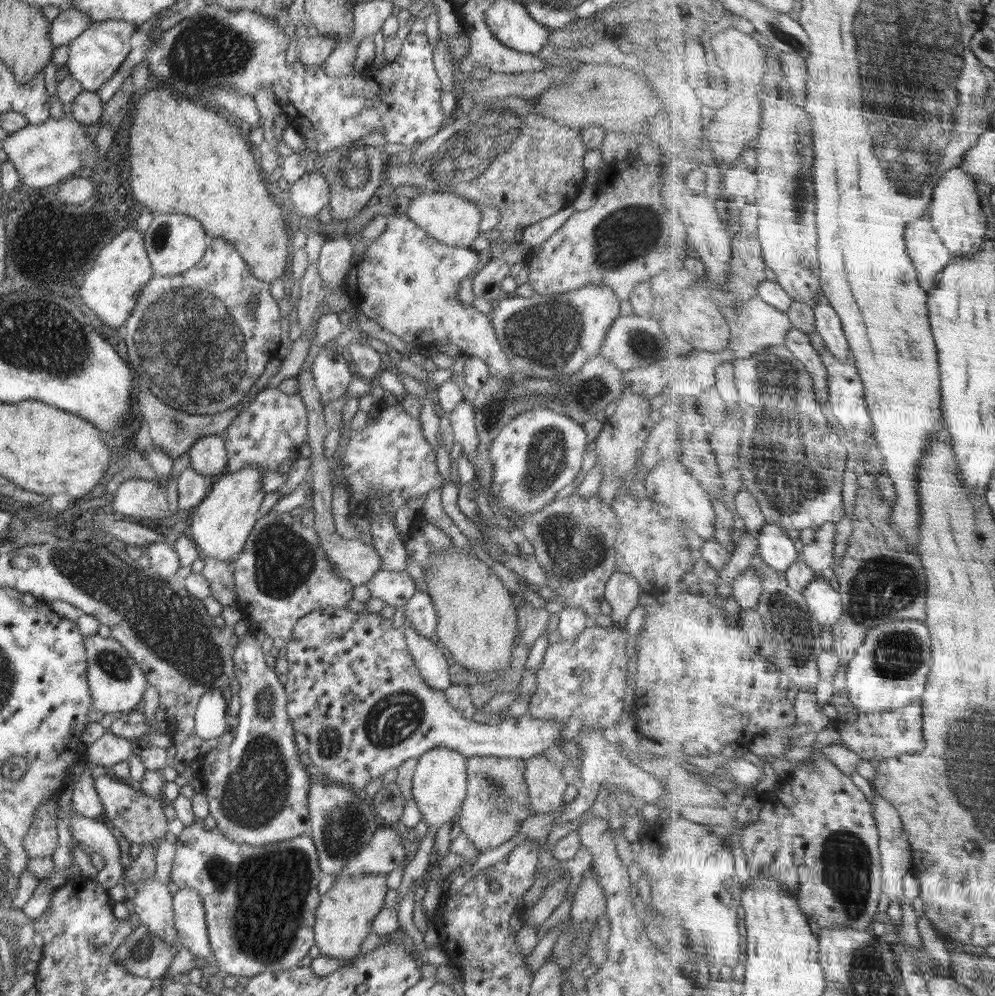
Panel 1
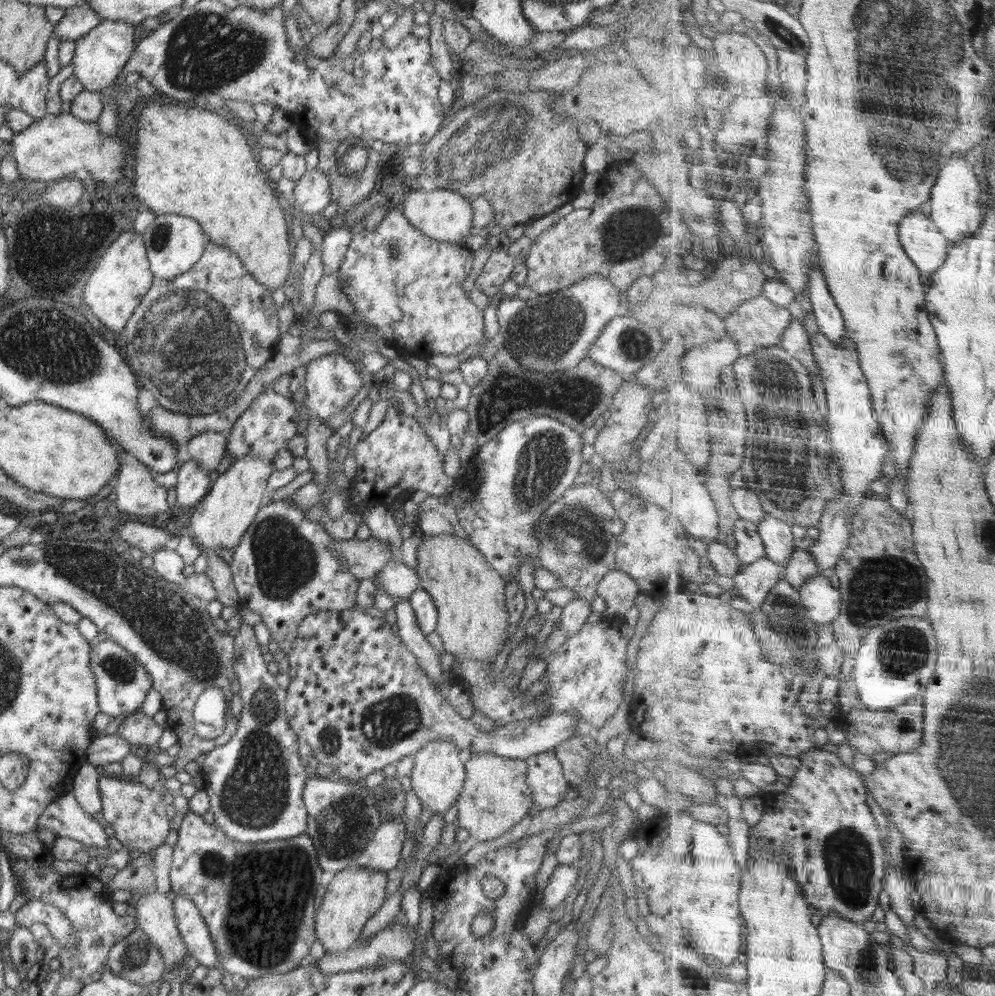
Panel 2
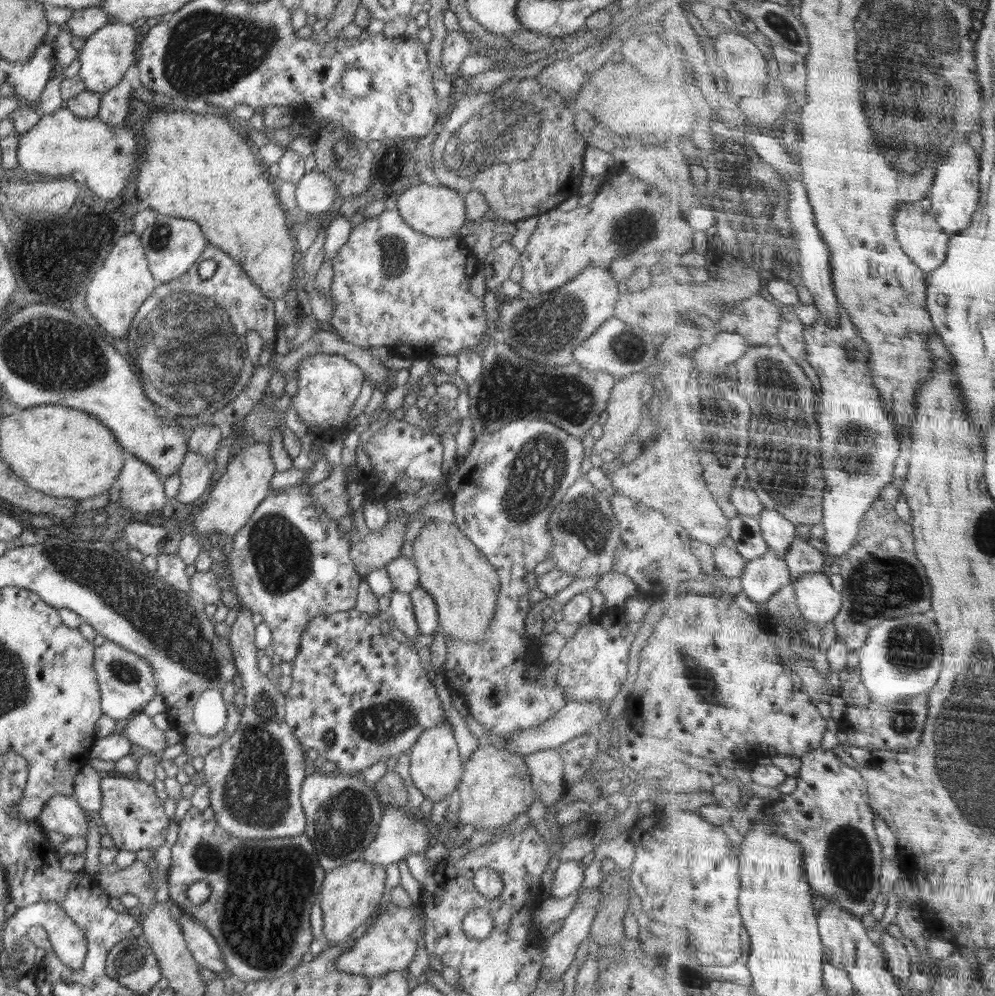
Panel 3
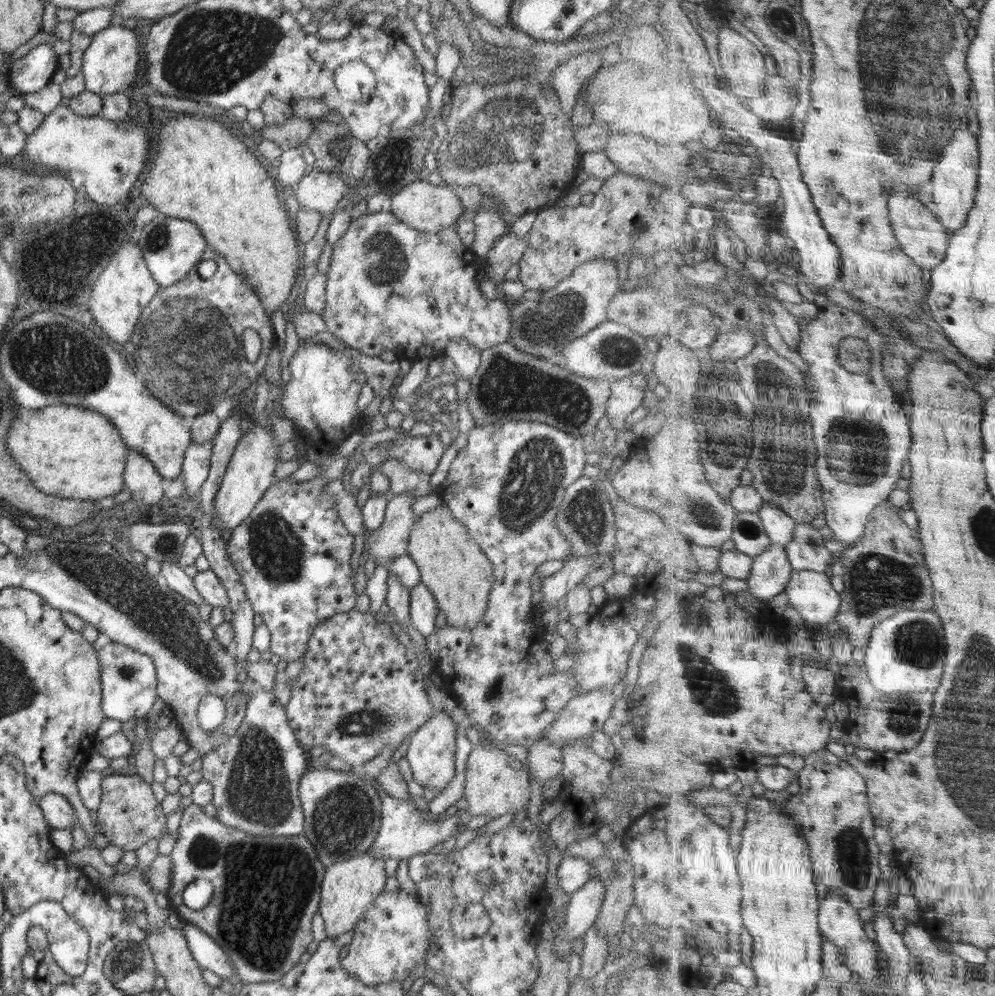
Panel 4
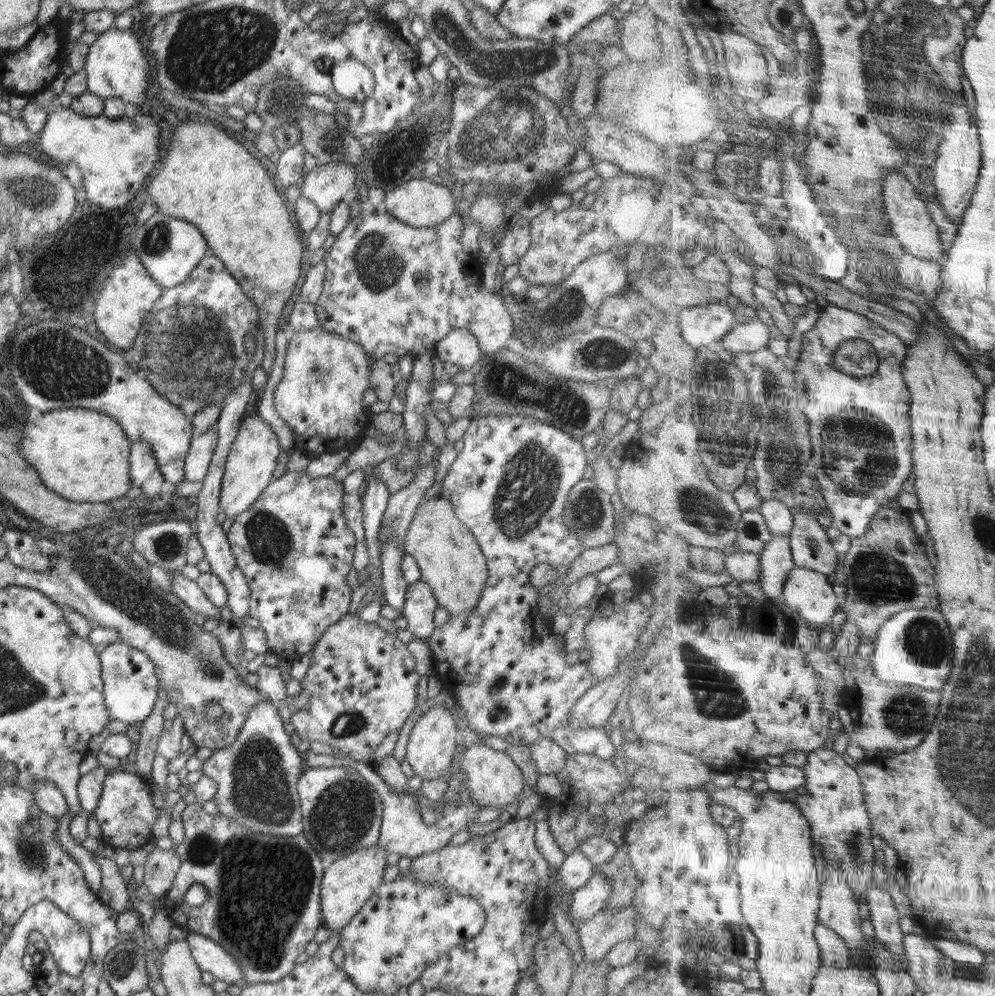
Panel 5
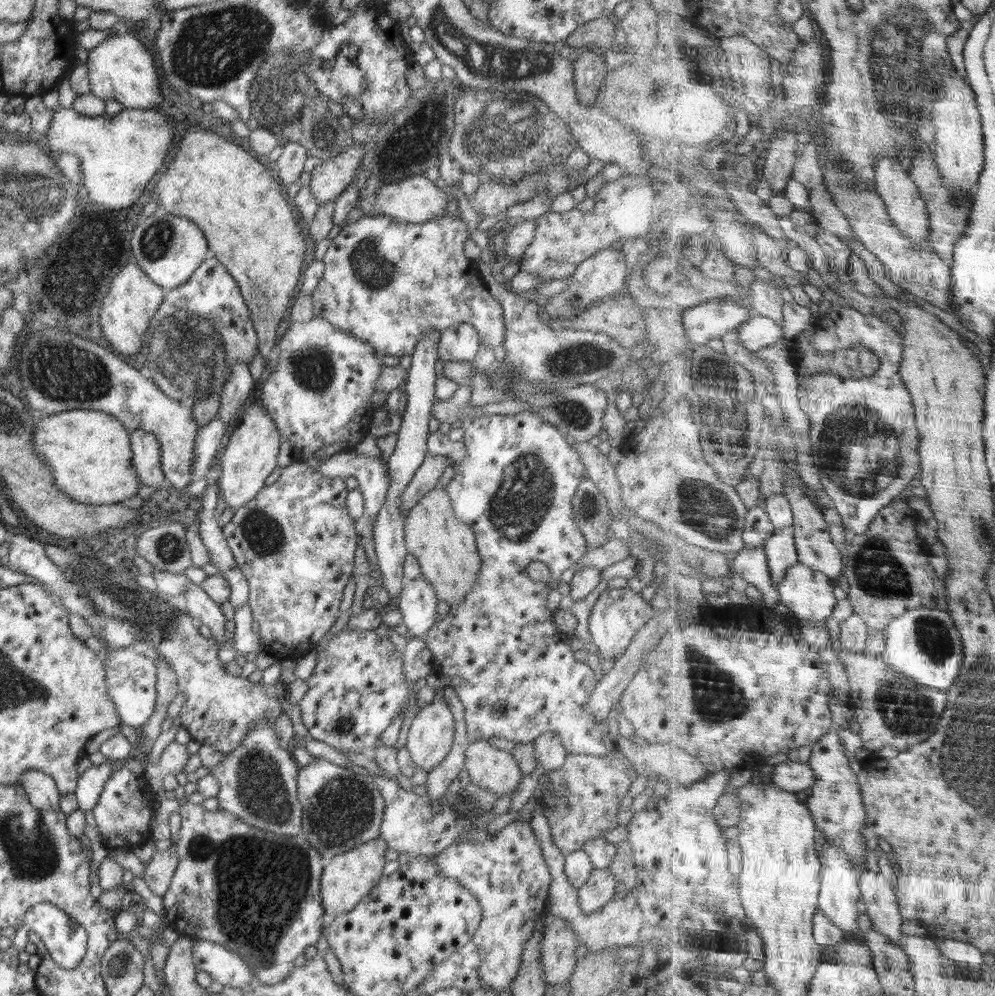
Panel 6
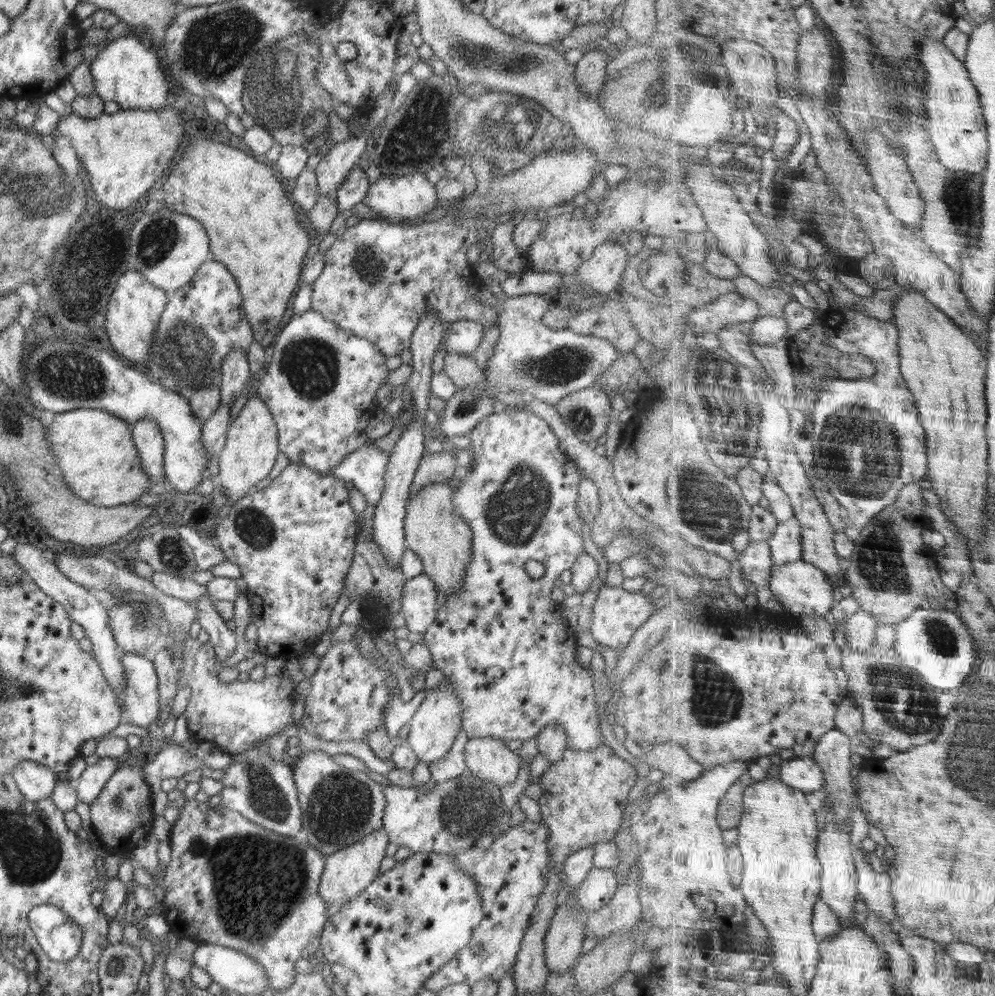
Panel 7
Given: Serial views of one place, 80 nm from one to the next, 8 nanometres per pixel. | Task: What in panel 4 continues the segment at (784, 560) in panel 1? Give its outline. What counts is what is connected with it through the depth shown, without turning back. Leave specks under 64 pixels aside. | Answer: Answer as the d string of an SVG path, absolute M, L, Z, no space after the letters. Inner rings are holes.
M765 503L759 513L773 544L788 546L793 543L797 535L798 522L789 512L775 504Z

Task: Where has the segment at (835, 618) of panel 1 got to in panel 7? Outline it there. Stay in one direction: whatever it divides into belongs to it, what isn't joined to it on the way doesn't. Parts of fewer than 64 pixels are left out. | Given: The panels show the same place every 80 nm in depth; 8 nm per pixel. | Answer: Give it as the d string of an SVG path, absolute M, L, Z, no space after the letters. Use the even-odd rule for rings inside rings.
M807 560L789 562L784 566L775 566L771 576L772 592L781 600L783 610L797 617L811 616L826 619L838 600L834 599L834 588L838 581L834 580L825 570L818 568Z

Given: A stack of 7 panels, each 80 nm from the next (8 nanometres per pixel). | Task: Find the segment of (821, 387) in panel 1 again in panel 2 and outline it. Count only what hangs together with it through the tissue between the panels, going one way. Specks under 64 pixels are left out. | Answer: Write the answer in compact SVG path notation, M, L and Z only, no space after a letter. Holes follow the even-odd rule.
M794 320L793 324L788 326L788 330L782 335L781 345L801 360L810 372L821 375L821 368L818 366L811 343L811 335L802 322Z

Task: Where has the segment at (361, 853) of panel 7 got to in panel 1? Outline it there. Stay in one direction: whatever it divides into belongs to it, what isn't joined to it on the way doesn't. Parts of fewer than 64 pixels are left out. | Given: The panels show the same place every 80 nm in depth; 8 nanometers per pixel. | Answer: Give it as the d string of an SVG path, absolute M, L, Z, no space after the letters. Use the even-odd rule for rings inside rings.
M364 874L364 876L352 876L352 878L338 875L332 888L328 892L321 894L320 902L315 910L315 923L313 926L315 945L320 948L322 955L344 961L346 964L361 952L360 945L371 932L374 917L382 910L385 904L384 899L388 889L386 885L386 875Z

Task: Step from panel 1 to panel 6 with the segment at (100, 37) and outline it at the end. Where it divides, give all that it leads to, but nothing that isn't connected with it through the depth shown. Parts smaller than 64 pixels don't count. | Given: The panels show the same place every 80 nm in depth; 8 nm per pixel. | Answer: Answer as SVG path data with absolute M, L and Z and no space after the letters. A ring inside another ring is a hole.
M116 33L107 35L94 49L89 51L87 58L90 90L102 100L116 100L129 109L154 109L167 105L160 89L160 81L156 73L153 56L148 53L132 34L118 36Z

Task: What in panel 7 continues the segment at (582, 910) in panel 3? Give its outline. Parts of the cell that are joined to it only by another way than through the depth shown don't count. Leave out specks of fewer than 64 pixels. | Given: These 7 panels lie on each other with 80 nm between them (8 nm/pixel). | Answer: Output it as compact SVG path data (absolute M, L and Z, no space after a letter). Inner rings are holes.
M593 867L586 879L576 888L578 904L585 908L588 914L600 910L614 896L617 883L617 876L612 869Z

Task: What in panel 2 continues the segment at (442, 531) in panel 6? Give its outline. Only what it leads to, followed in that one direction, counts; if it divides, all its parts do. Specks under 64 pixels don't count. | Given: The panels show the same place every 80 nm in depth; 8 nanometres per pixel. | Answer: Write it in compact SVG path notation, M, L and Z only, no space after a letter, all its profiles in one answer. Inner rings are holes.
M454 534L424 535L422 543L417 546L416 571L419 576L420 588L432 597L436 605L436 632L442 639L443 648L449 654L461 659L488 662L494 660L506 644L505 632L509 620L505 603L505 582L488 564L485 556L467 540L454 536Z

